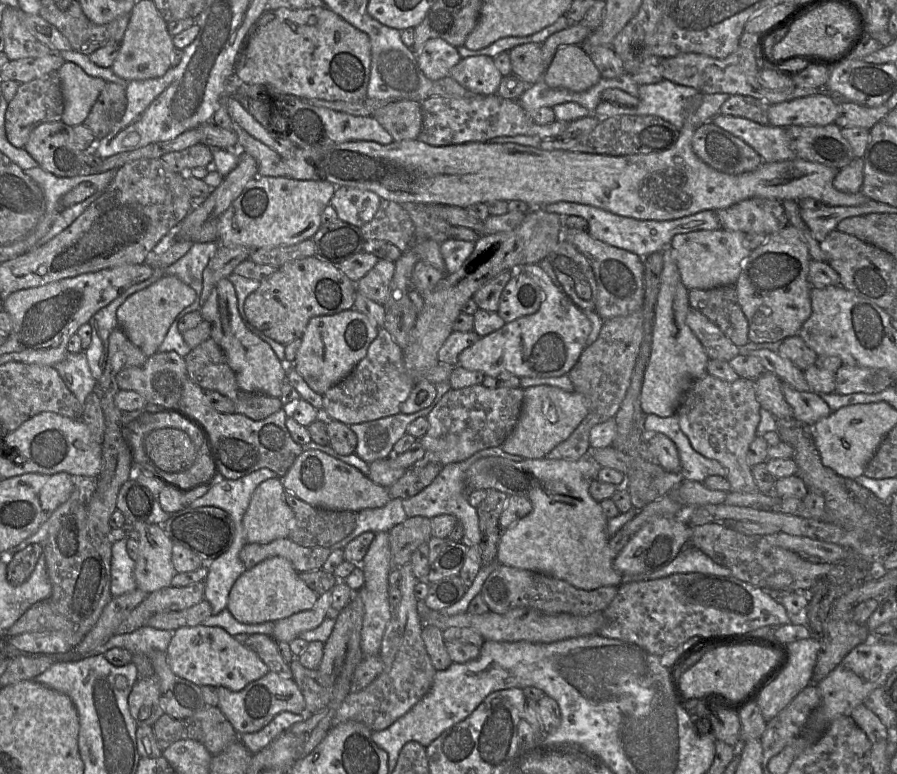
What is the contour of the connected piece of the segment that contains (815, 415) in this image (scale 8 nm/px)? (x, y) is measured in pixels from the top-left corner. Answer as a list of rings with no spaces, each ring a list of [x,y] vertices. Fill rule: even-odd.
[[[782,382],[782,391],[793,409],[794,419],[805,426],[814,427],[818,420],[832,412],[828,404],[813,391],[800,392],[785,382]]]

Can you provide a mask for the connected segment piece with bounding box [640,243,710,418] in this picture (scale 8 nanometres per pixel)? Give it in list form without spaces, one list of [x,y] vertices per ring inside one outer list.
[[[670,243],[662,250],[664,266],[655,320],[652,329],[651,353],[646,365],[640,395],[641,410],[645,415],[674,416],[687,380],[707,373],[710,359],[697,336],[686,322],[690,310],[689,289],[683,284]]]

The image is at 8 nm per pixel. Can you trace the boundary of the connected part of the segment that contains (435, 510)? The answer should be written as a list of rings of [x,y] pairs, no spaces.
[[[492,447],[480,450],[465,461],[450,463],[443,466],[436,478],[417,495],[402,500],[404,511],[408,517],[422,516],[432,519],[439,515],[453,515],[460,522],[464,529],[462,544],[466,546],[479,545],[482,534],[479,527],[477,508],[470,505],[468,496],[470,490],[467,486],[467,472],[470,466],[483,457],[501,457],[514,462],[521,462],[524,458],[504,452],[500,447]]]

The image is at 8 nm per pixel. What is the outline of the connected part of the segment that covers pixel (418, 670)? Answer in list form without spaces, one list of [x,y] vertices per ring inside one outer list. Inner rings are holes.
[[[411,561],[399,568],[402,594],[401,603],[392,609],[391,619],[385,629],[380,657],[383,671],[367,687],[349,693],[333,718],[333,727],[348,721],[361,722],[371,731],[389,727],[406,714],[431,689],[436,669],[425,648],[421,633],[423,623],[418,613],[418,600],[414,594],[415,585],[420,582],[411,567]]]

